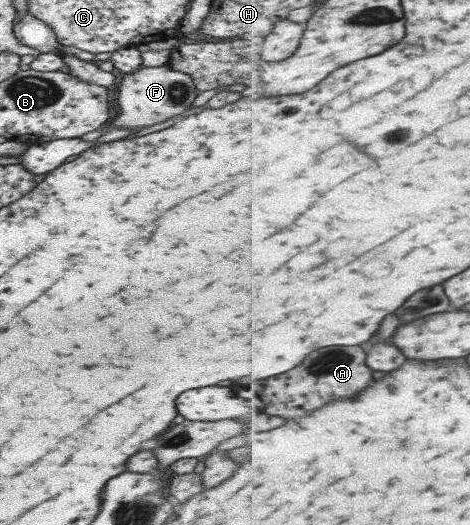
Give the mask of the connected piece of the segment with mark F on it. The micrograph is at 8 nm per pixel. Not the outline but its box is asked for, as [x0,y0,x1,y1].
[110,64,197,131]

